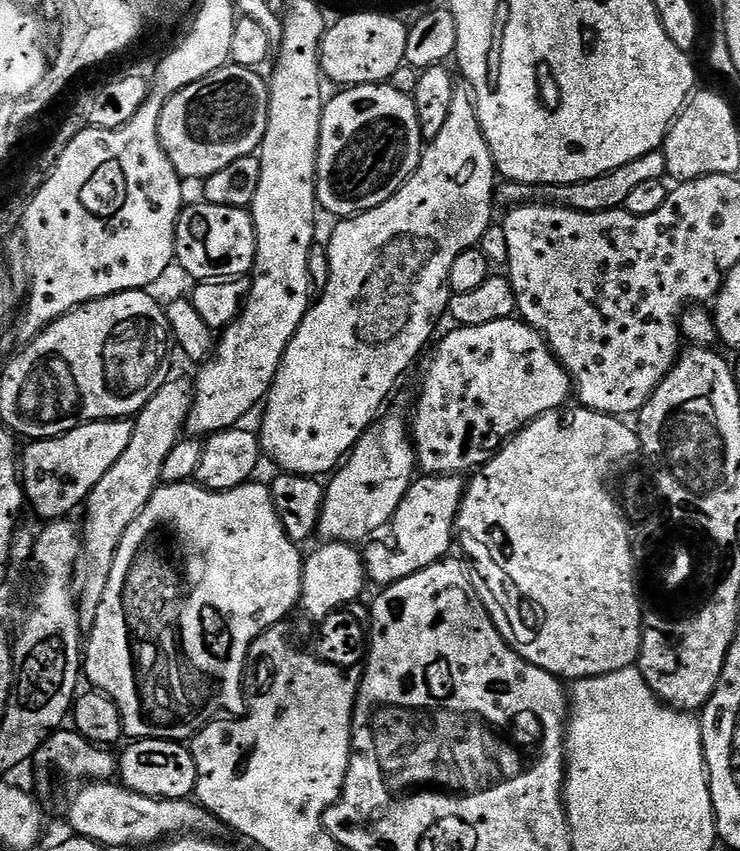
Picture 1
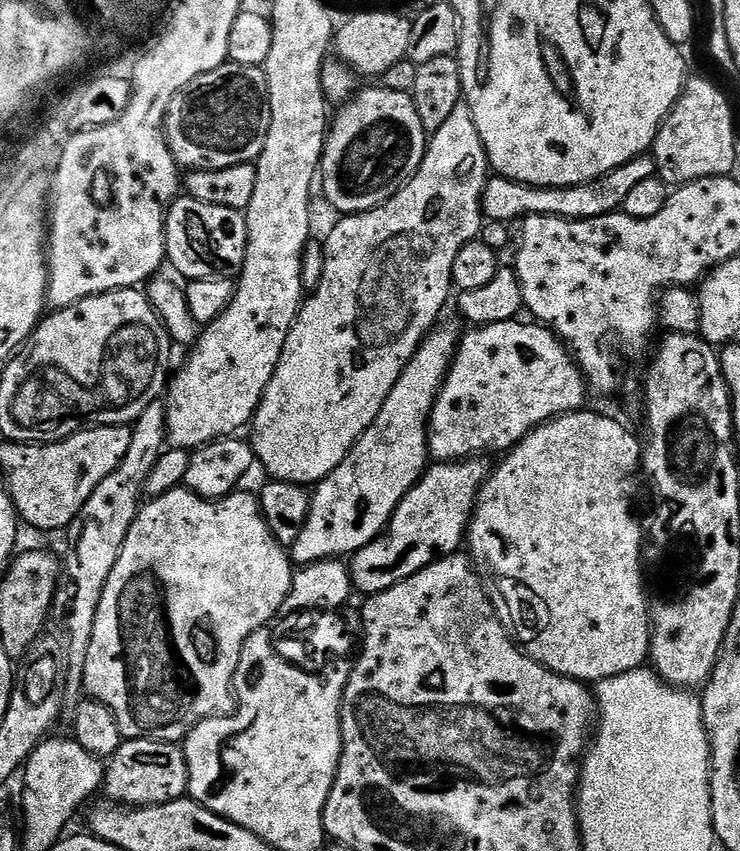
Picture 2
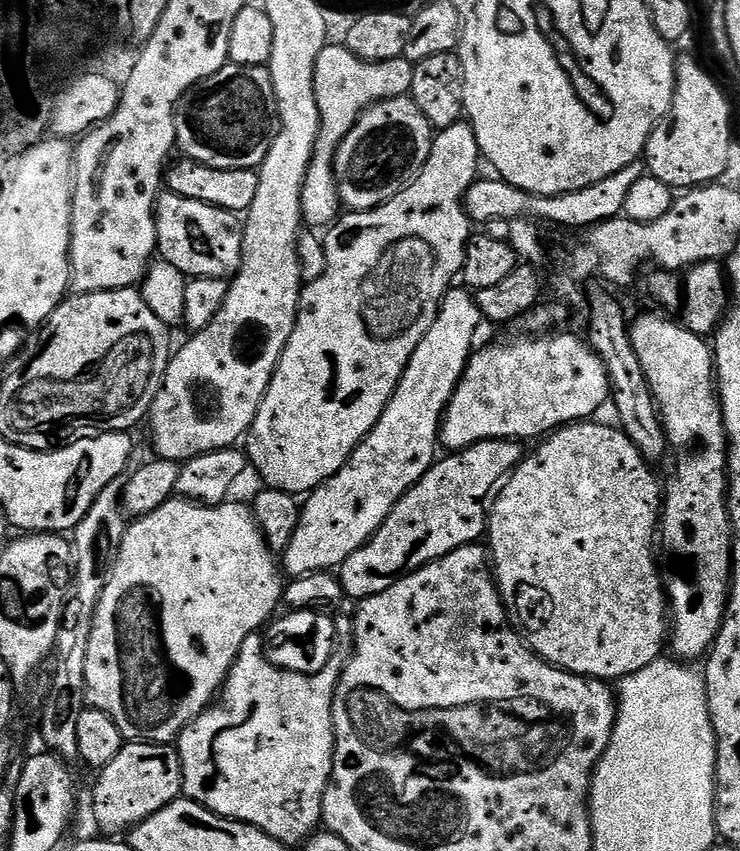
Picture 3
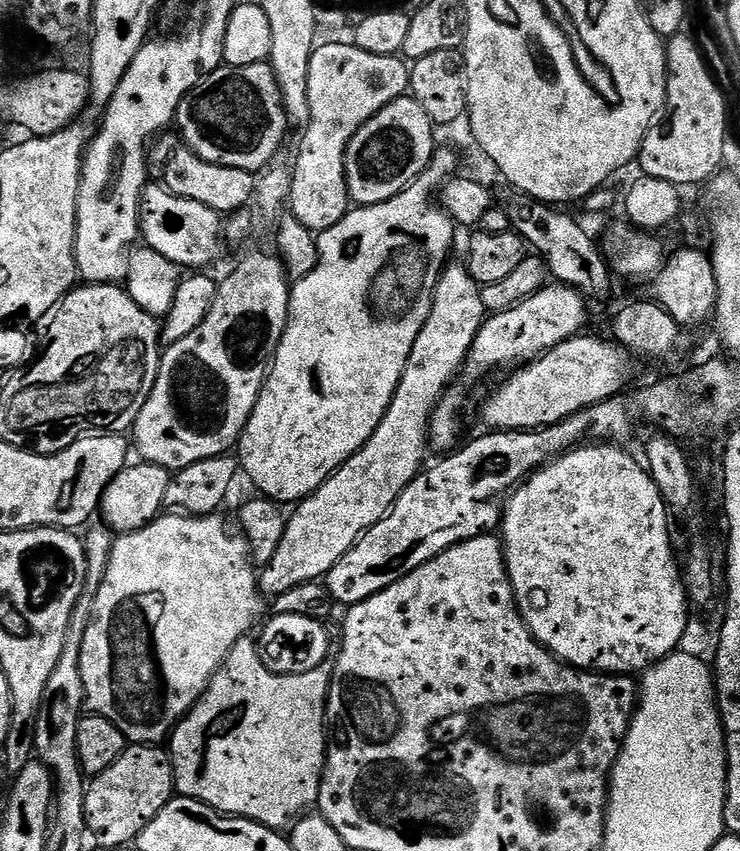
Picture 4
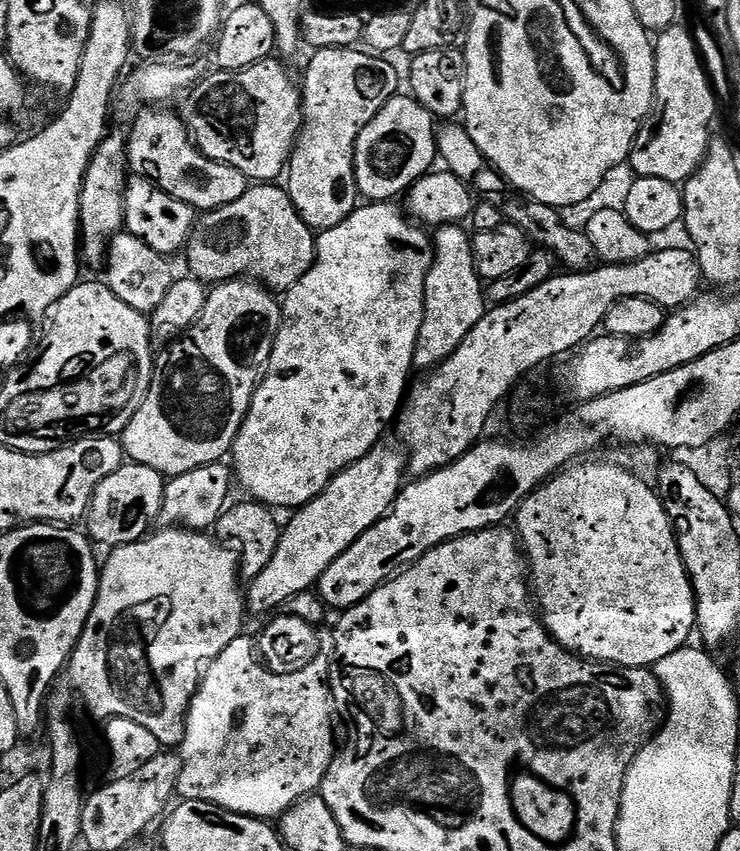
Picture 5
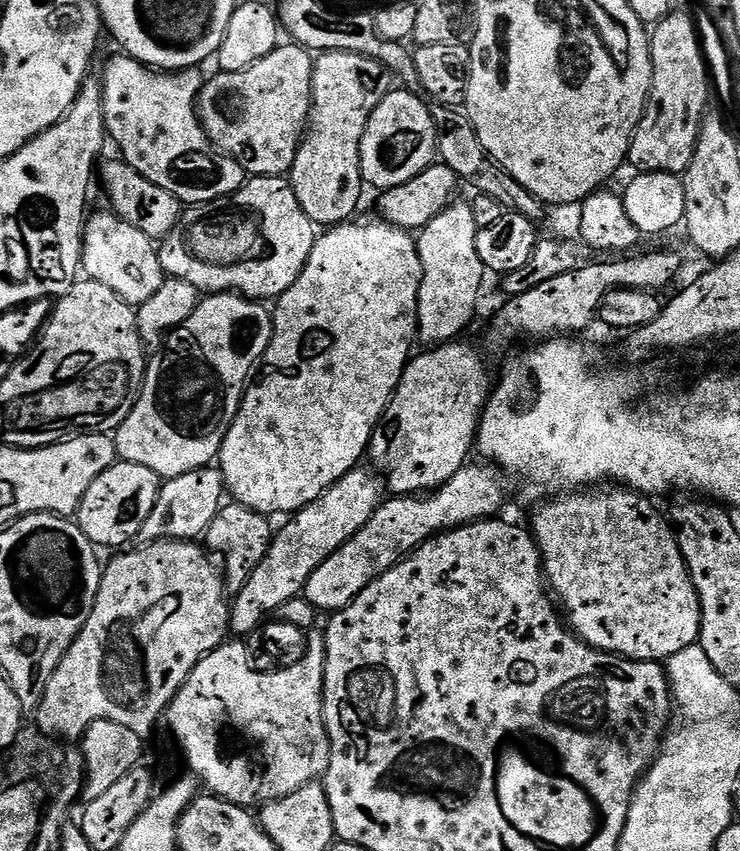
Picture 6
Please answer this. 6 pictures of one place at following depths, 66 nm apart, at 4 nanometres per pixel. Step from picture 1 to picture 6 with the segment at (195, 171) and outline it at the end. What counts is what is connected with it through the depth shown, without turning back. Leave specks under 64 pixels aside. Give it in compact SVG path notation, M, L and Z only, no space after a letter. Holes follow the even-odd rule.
M284 42L246 70L209 75L195 107L209 145L238 161L249 177L291 173L312 109L313 63L309 49Z

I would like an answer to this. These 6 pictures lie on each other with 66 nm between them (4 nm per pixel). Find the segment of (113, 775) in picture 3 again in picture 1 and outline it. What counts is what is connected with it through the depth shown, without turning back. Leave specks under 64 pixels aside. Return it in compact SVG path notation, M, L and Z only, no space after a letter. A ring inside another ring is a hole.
M132 740L129 748L118 756L118 780L125 788L146 794L155 800L187 800L196 790L196 763L187 743L175 740Z

